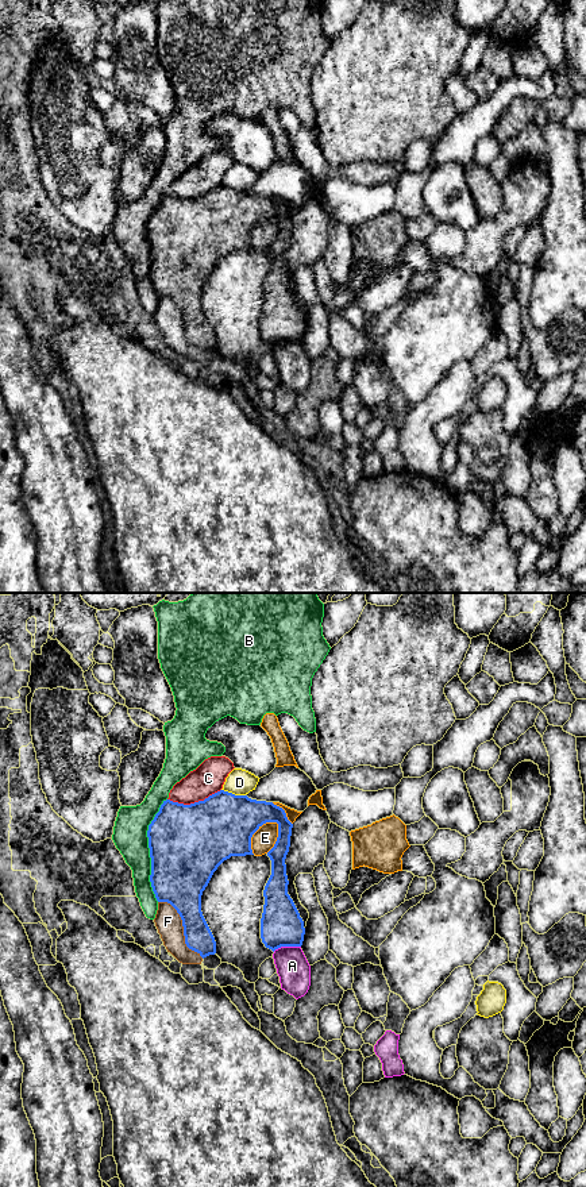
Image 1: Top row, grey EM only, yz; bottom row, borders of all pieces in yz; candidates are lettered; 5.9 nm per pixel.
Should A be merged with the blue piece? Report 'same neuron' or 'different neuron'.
different neuron

